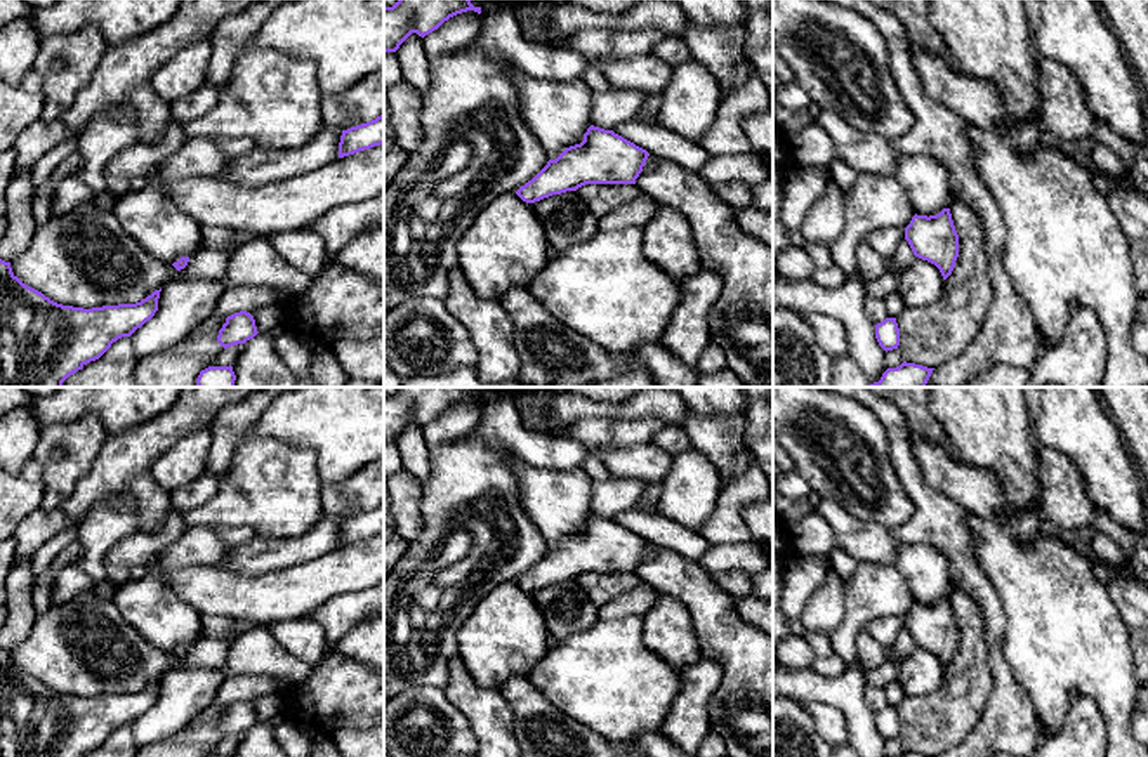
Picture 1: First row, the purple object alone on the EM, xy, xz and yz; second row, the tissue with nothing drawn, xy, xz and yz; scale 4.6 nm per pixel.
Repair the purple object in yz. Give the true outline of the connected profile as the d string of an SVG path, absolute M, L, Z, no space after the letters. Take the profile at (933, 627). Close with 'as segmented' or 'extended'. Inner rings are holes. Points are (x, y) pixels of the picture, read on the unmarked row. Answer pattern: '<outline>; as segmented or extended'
M943 597L940 602L929 606L915 602L905 616L905 629L915 646L940 658L943 668L952 663L959 646L959 623L950 597Z; as segmented

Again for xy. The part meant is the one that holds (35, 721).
M0 648L0 757L83 757L149 710L160 681L135 693L63 694L24 674Z; as segmented

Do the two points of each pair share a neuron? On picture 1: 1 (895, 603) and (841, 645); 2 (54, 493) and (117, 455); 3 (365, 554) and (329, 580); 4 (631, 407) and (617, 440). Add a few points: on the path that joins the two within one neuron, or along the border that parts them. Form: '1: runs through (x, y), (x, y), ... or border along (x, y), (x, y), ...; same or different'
1: runs through (879, 603), (874, 603), (848, 629); same
2: border along (106, 436), (91, 471), (61, 504); different
3: runs through (356, 563), (337, 573); same
4: border along (613, 417), (659, 419), (666, 424); different

